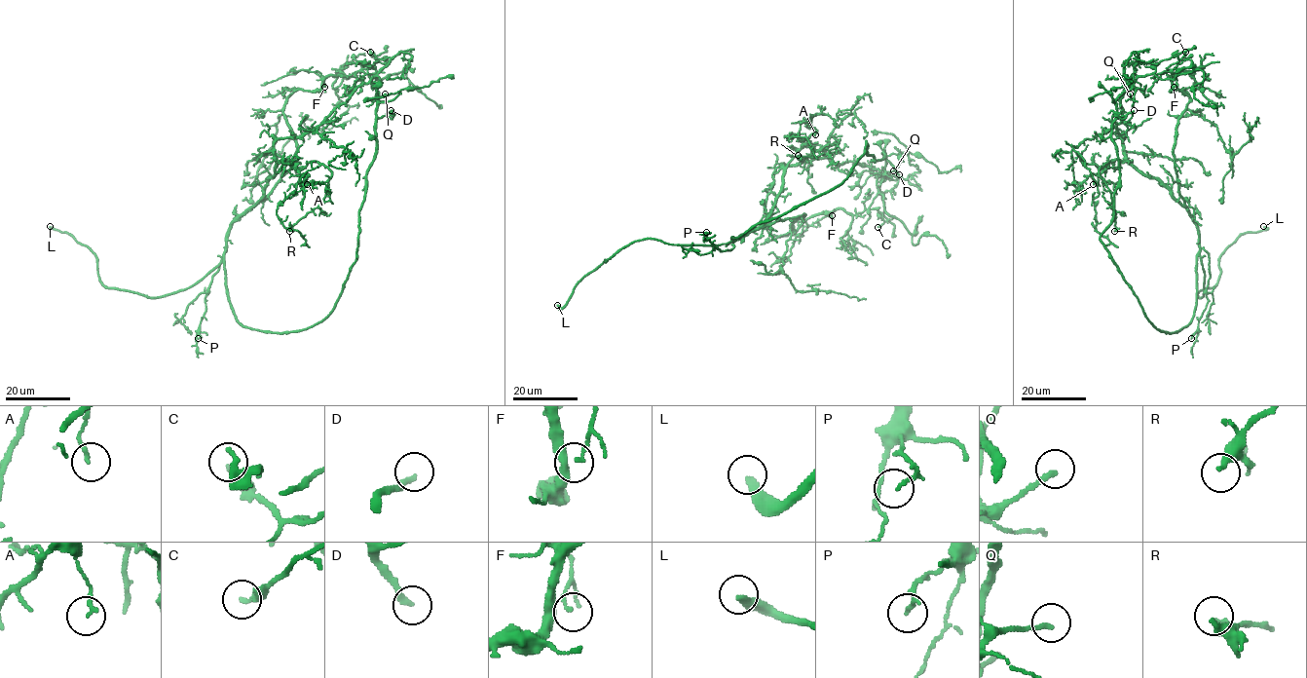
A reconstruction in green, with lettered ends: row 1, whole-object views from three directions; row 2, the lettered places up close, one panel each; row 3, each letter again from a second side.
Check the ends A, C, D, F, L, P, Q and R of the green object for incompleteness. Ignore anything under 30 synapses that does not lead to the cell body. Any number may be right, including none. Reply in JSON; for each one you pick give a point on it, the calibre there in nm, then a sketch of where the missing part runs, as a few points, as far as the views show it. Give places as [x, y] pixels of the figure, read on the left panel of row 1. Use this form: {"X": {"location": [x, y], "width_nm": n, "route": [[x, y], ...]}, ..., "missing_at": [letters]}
{"D": {"location": [391, 110], "width_nm": 200, "route": [[391, 110], [405, 107], [416, 95], [424, 109], [424, 116], [415, 127], [399, 115]]}, "L": {"location": [50, 226], "width_nm": 280}, "missing_at": ["D", "L"]}

